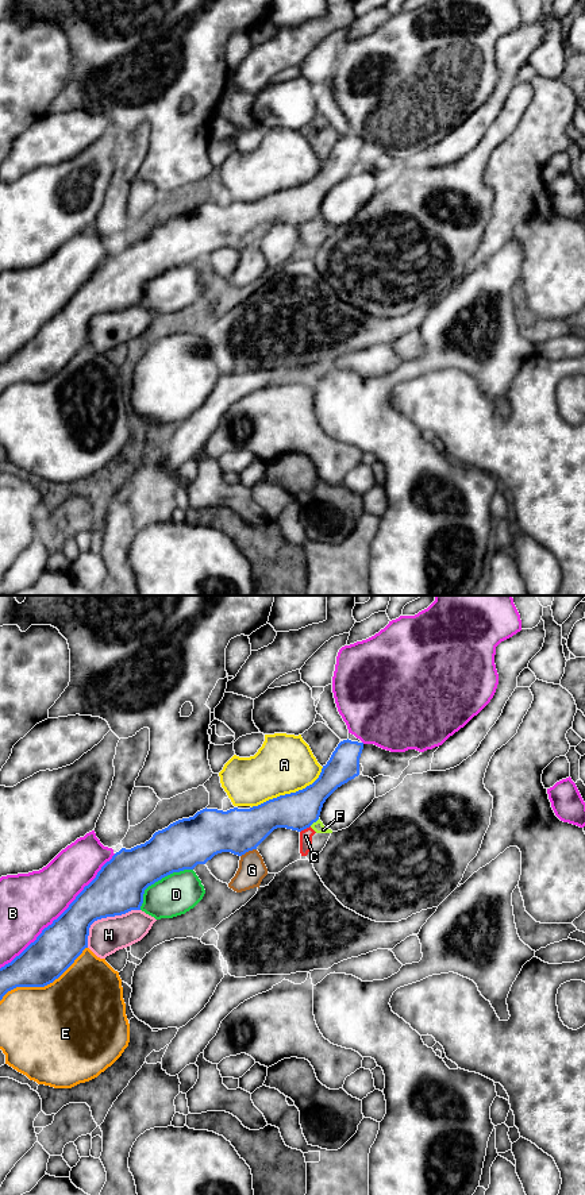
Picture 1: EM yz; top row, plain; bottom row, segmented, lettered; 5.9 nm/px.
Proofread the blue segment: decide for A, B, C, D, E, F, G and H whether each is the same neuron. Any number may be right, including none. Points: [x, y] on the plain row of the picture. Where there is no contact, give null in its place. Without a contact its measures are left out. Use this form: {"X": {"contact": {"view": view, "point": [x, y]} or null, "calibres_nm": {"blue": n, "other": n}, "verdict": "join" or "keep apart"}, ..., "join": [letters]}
{"A": {"contact": {"view": "yz", "point": [291, 188]}, "calibres_nm": {"blue": 220, "other": 340}, "verdict": "keep apart"}, "B": {"contact": {"view": "yz", "point": [61, 309]}, "calibres_nm": {"blue": 260, "other": 360}, "verdict": "keep apart"}, "C": {"contact": {"view": "yz", "point": [304, 223]}, "calibres_nm": {"blue": 220, "other": 80}, "verdict": "keep apart"}, "D": {"contact": {"view": "yz", "point": [158, 274]}, "calibres_nm": {"blue": 300, "other": 240}, "verdict": "keep apart"}, "E": {"contact": {"view": "yz", "point": [43, 381]}, "calibres_nm": {"blue": 260, "other": 500}, "verdict": "keep apart"}, "F": {"contact": {"view": "yz", "point": [314, 216]}, "calibres_nm": {"blue": 220, "other": 70}, "verdict": "keep apart"}, "G": {"contact": {"view": "yz", "point": [247, 246]}, "calibres_nm": {"blue": 280, "other": 160}, "verdict": "keep apart"}, "H": {"contact": {"view": "yz", "point": [104, 312]}, "calibres_nm": {"blue": 300, "other": 220}, "verdict": "keep apart"}, "join": []}

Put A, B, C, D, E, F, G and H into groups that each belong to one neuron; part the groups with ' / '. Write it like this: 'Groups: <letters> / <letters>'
Groups: A / B / C F / D / E / G / H

